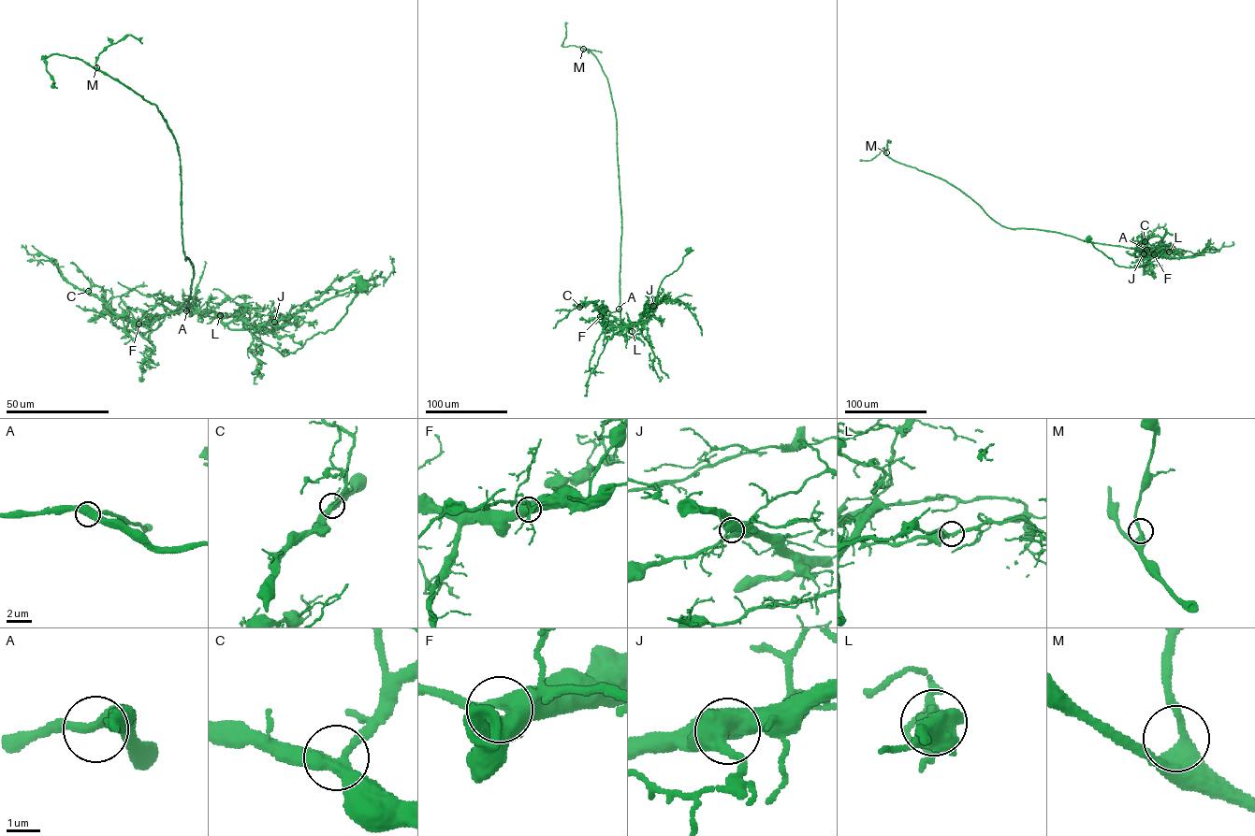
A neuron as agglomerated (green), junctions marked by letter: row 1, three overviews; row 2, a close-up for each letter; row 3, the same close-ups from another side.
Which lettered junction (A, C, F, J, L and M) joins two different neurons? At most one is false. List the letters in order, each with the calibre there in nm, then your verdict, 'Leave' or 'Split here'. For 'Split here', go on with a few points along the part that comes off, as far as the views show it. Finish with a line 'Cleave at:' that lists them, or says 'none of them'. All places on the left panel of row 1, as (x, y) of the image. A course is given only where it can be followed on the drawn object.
A: Thickness 340 nm. Leave
C: Thickness 380 nm. Leave
F: Thickness 550 nm. Leave
J: Thickness 550 nm. Leave
L: Thickness 400 nm. Leave
M: Thickness 440 nm. Leave
Cleave at: none of them

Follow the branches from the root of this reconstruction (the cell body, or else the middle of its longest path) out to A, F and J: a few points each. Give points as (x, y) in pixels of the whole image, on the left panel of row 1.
A: (362, 287), (333, 328), (313, 335), (284, 356), (246, 329), (230, 329), (212, 311), (190, 316), (186, 310)
F: (362, 287), (333, 328), (313, 335), (284, 356), (246, 329), (230, 329), (212, 311), (182, 308), (138, 324)
J: (362, 287), (333, 328), (313, 335), (284, 356), (248, 330), (226, 324), (274, 322)

